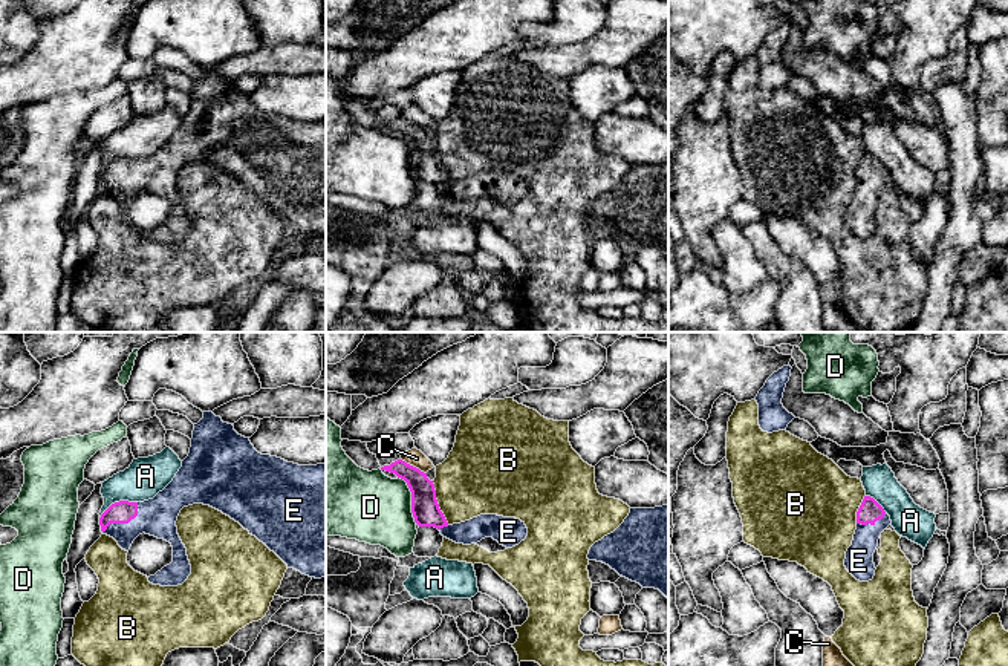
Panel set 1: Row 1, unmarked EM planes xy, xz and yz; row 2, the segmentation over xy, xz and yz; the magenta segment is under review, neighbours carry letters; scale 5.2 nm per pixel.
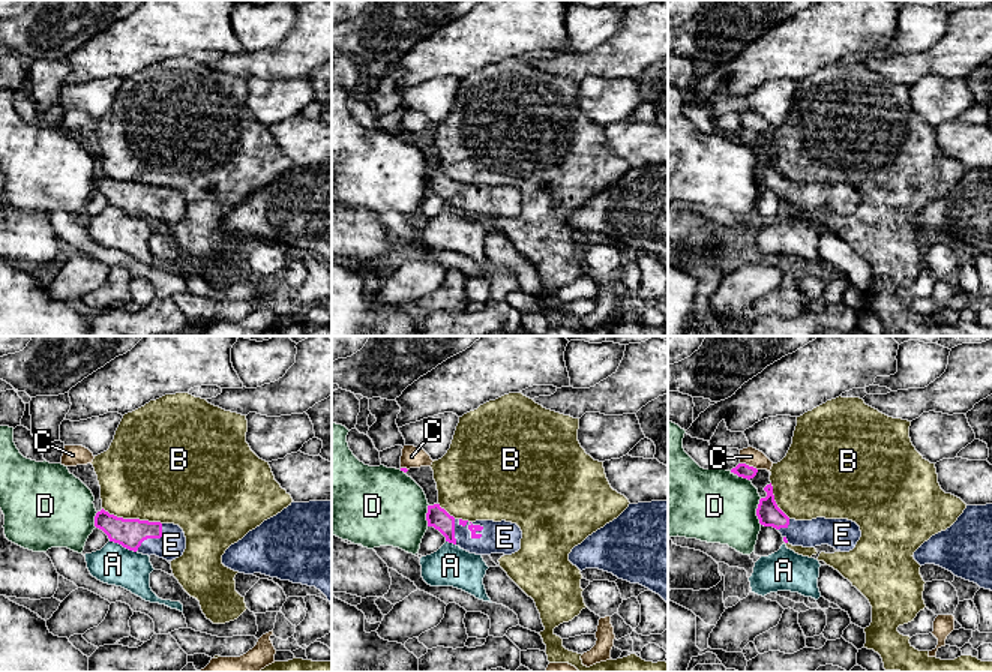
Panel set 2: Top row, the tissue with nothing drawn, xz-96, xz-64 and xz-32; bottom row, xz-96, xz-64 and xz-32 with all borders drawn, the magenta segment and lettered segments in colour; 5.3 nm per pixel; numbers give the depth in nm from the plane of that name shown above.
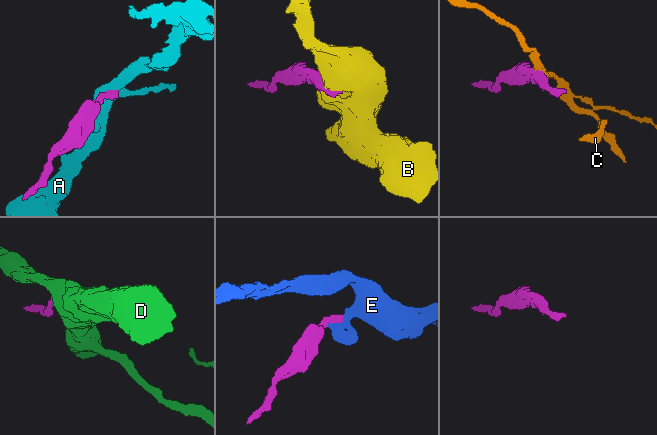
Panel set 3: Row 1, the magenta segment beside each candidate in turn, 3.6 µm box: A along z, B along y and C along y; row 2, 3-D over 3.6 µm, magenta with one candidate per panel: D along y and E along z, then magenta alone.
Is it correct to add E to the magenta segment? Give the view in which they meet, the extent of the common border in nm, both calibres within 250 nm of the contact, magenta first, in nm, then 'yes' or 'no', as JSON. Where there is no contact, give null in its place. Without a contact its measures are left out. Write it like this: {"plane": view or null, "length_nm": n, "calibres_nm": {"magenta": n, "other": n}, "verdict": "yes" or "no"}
{"plane": "xy", "length_nm": 240, "calibres_nm": {"magenta": 120, "other": 200}, "verdict": "yes"}

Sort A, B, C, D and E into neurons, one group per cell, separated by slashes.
A / B / C / D / E

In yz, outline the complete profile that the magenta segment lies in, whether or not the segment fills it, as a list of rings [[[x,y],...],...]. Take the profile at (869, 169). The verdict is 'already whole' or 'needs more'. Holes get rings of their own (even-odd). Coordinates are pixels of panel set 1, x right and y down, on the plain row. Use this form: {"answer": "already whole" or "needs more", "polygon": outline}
{"answer": "needs more", "polygon": [[[864,153],[857,168],[857,187],[846,208],[844,224],[860,239],[875,233],[873,210],[881,190],[892,182],[890,173],[870,153]]]}

